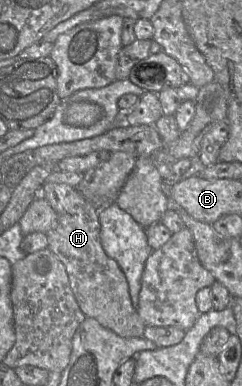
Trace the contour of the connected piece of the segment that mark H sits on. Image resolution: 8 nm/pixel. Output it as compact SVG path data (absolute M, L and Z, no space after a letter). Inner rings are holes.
M45 182L39 195L49 202L57 215L55 226L46 234L47 248L65 266L81 311L120 337L143 337L146 326L132 304L126 276L101 245L99 211L68 184Z

